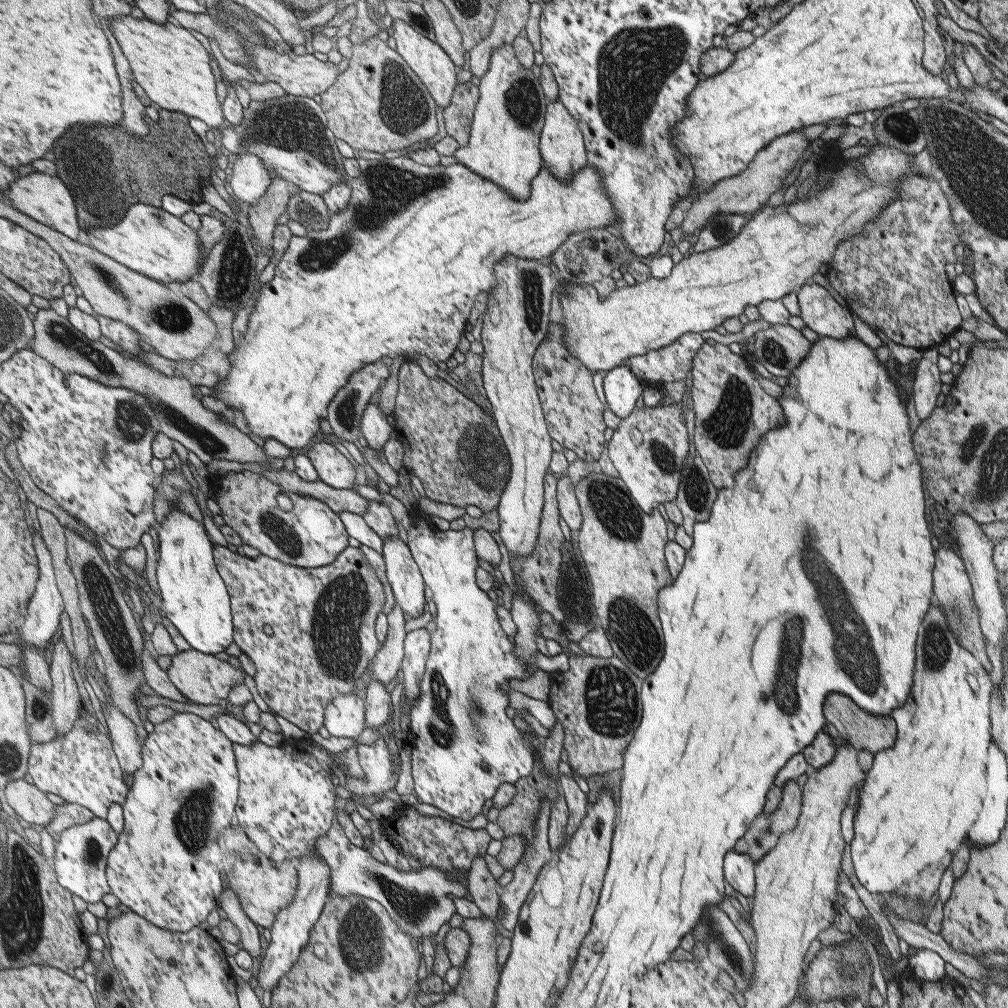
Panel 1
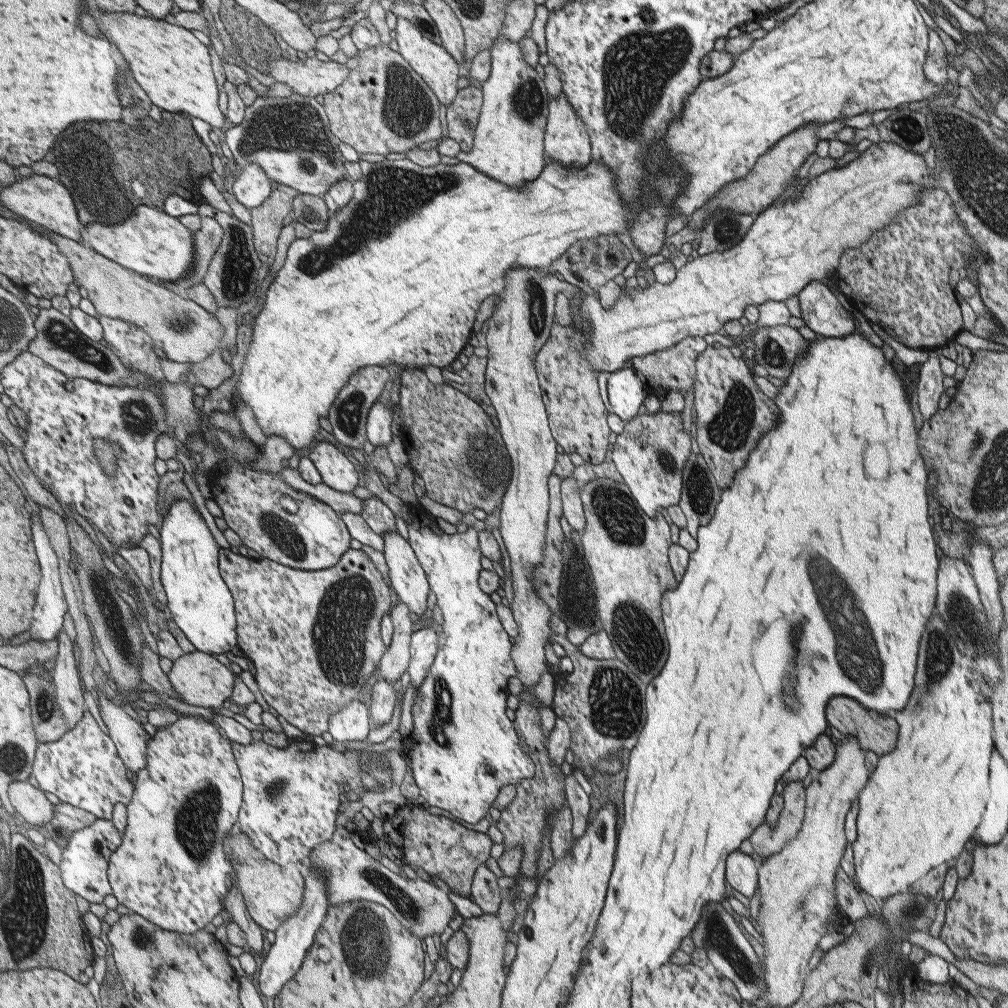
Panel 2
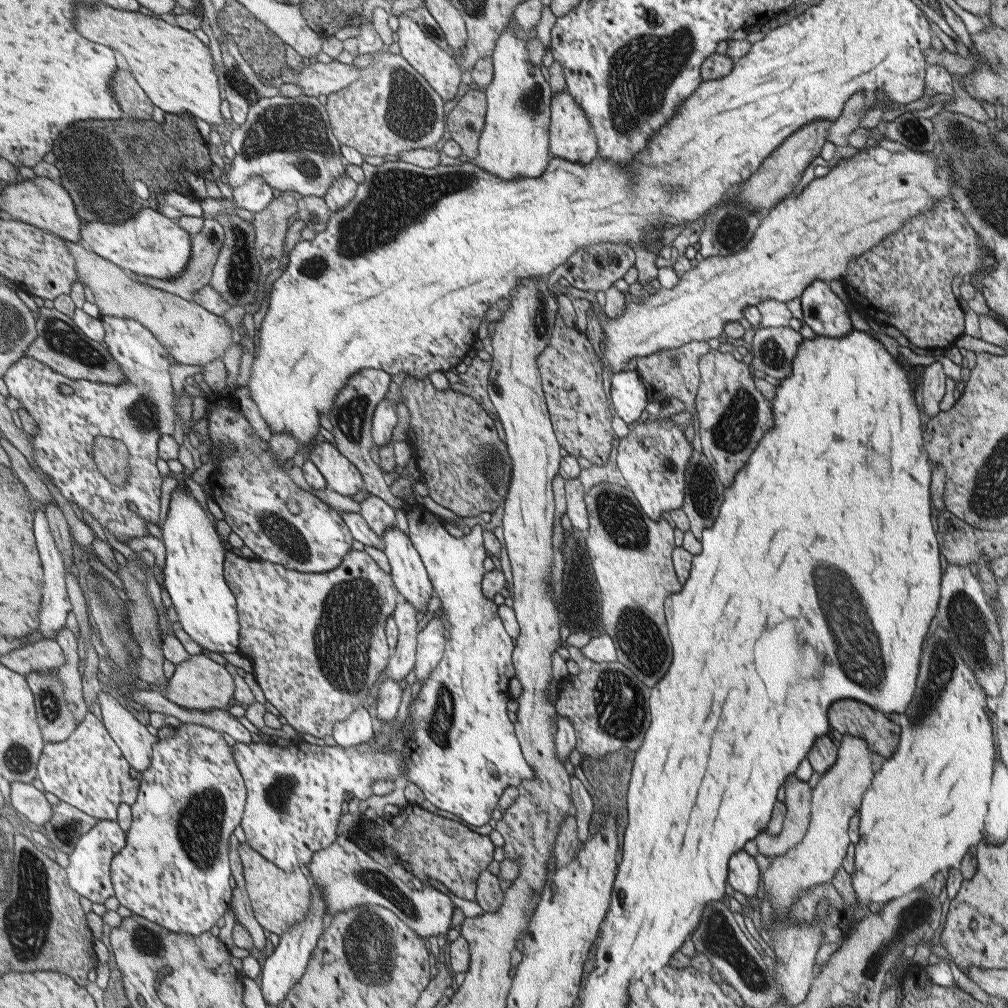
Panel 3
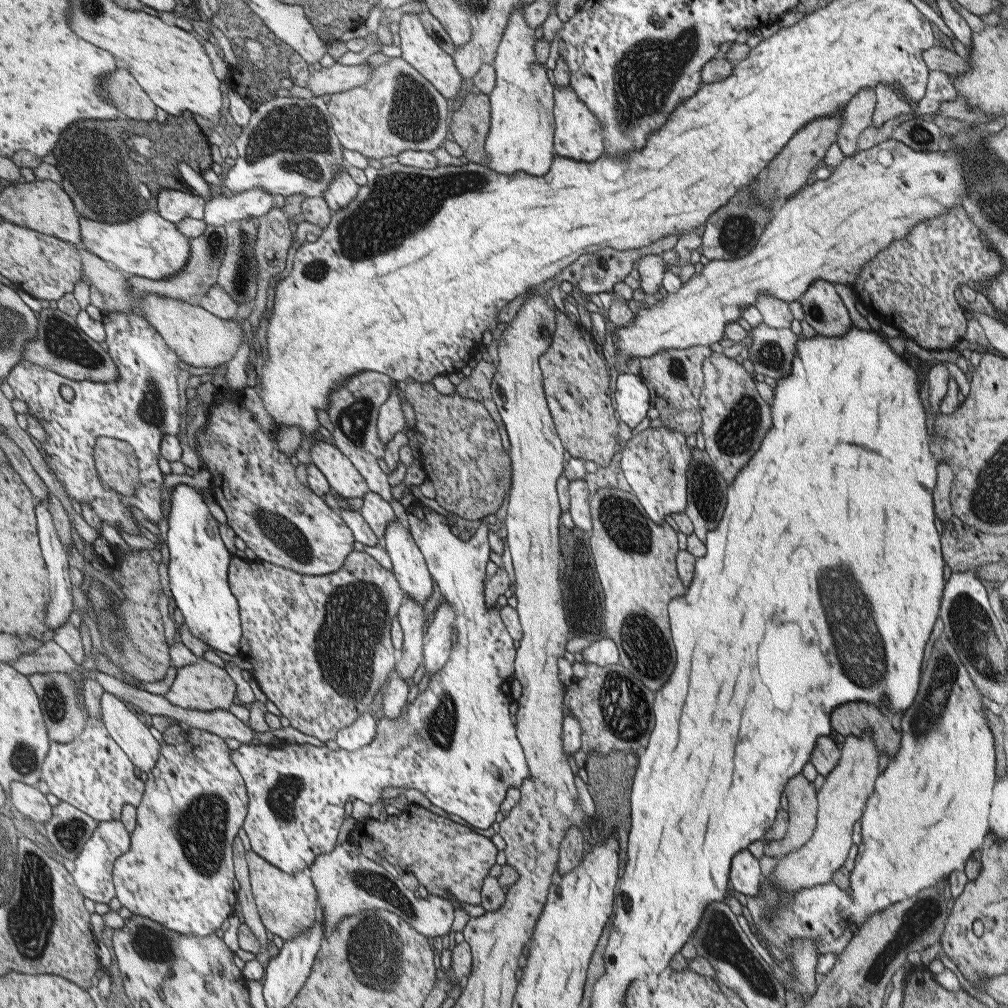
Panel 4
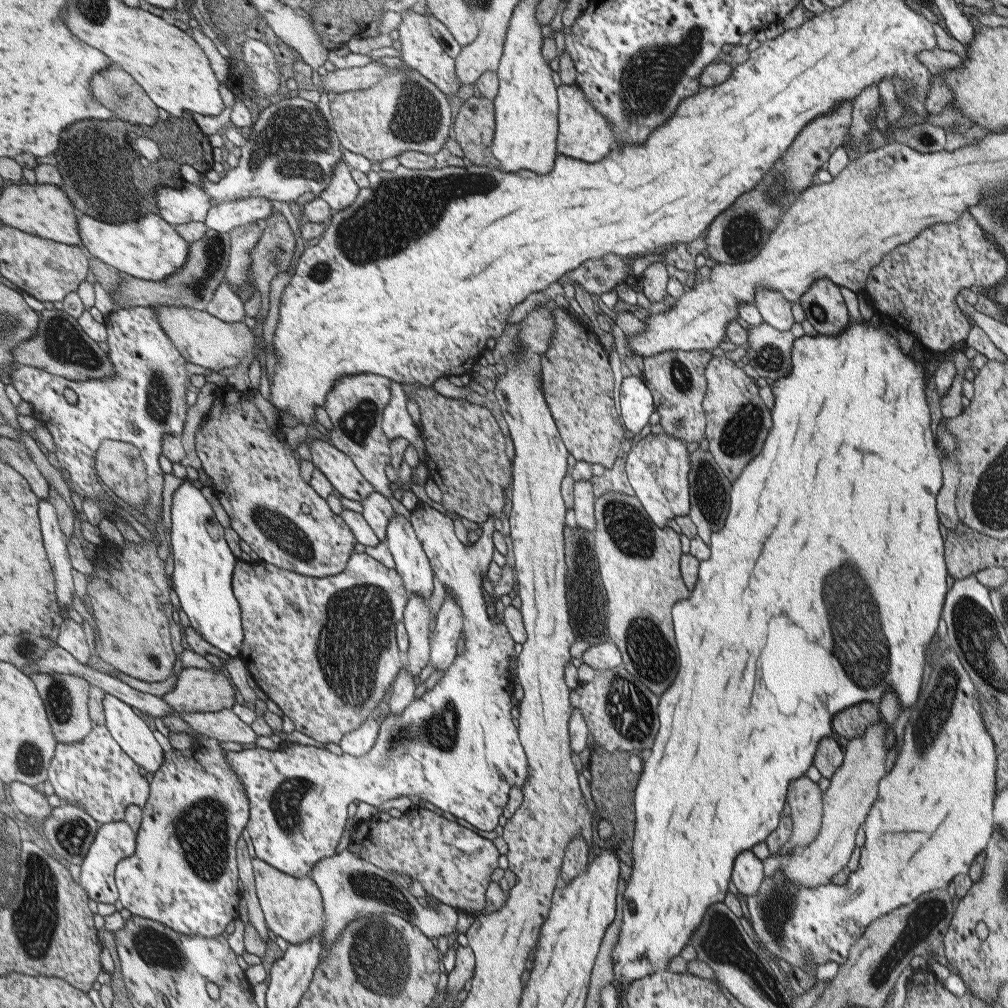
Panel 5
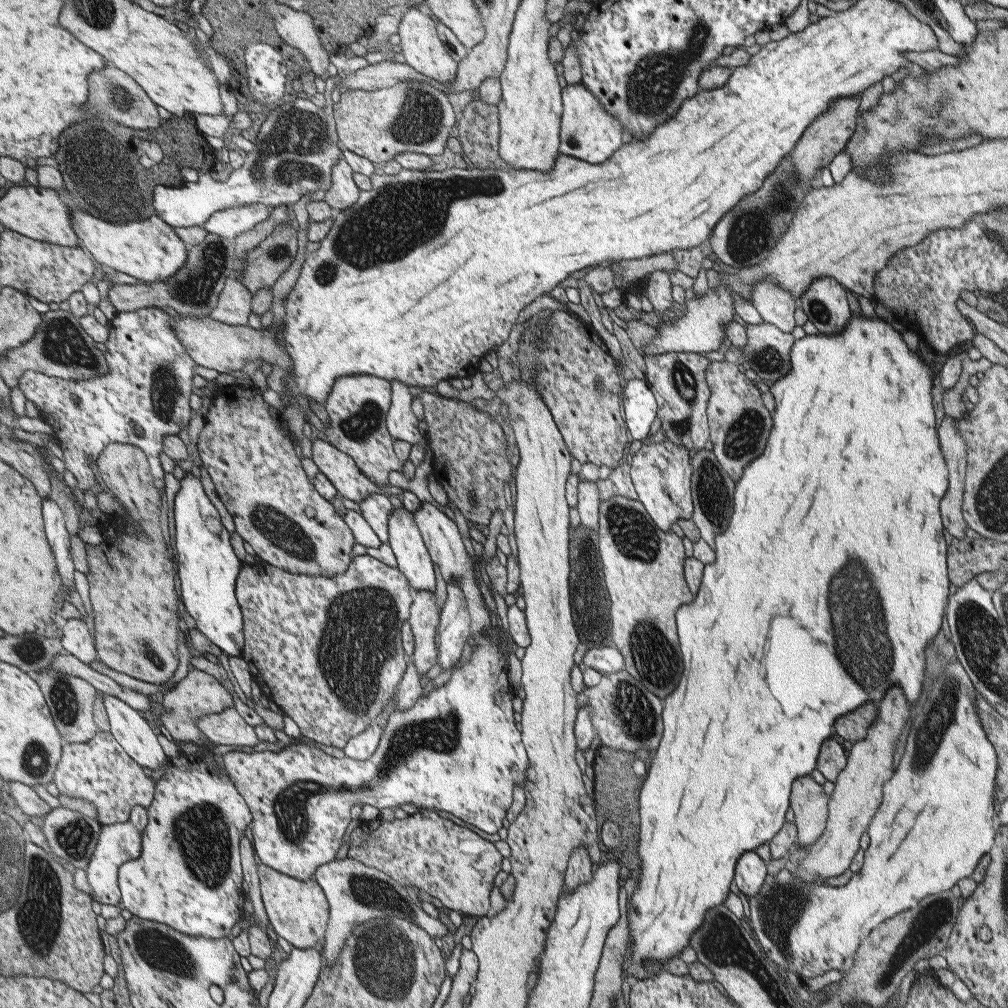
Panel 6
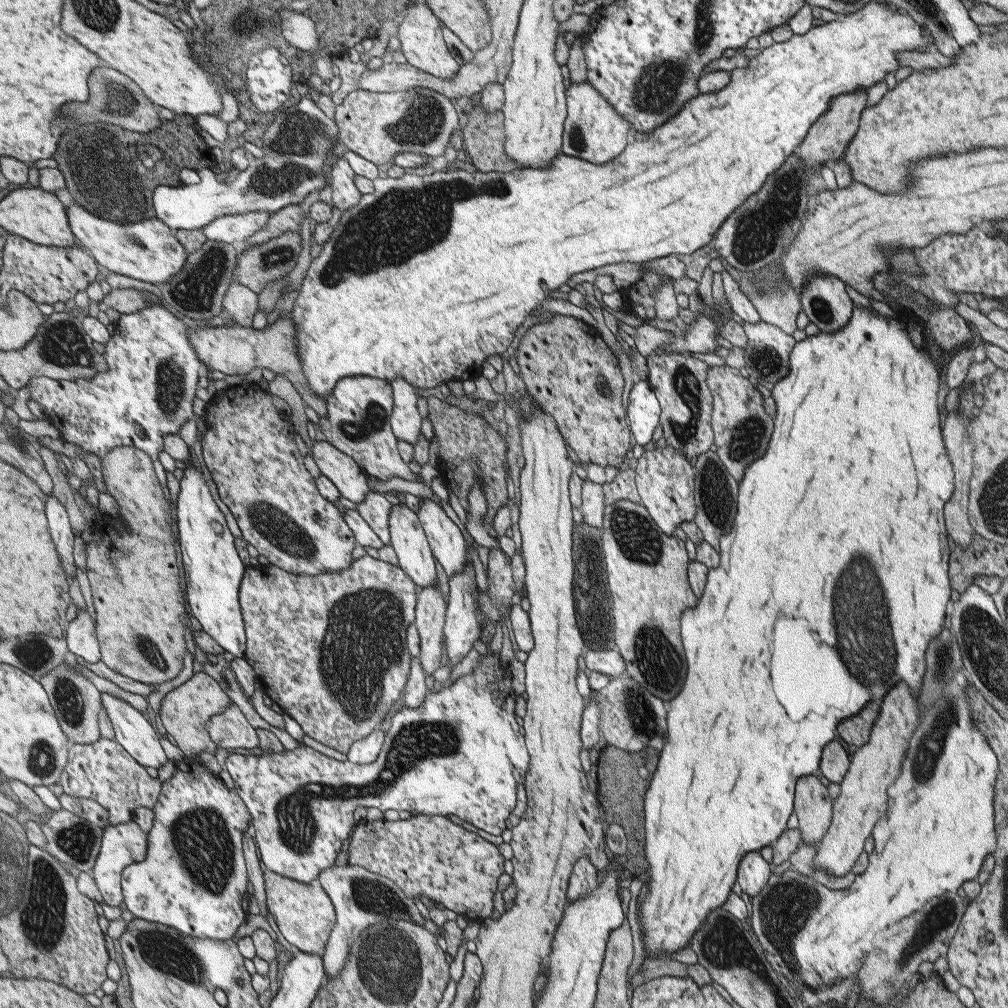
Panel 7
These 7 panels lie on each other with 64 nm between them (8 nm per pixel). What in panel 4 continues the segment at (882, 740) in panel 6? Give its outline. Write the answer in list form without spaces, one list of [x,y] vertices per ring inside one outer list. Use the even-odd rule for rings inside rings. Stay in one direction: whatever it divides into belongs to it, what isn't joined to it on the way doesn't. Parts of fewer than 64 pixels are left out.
[[[871,729],[859,737],[848,735],[840,747],[838,765],[828,774],[824,785],[818,790],[817,830],[814,831],[813,838],[796,851],[779,858],[774,871],[767,877],[774,886],[782,888],[790,896],[798,890],[826,884],[832,880],[832,874],[848,859],[850,847],[853,845],[854,823],[861,822],[866,803],[880,778],[878,767],[881,753],[876,748]]]

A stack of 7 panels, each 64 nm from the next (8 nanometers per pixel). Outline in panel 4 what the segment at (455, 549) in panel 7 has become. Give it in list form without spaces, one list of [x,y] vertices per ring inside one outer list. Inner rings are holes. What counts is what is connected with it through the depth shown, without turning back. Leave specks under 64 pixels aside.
[[[415,502],[410,507],[406,508],[408,513],[408,521],[410,523],[409,532],[412,539],[425,559],[428,571],[431,578],[434,578],[436,586],[440,588],[440,592],[443,596],[443,601],[448,602],[450,606],[454,606],[454,612],[456,612],[455,627],[455,639],[453,640],[452,651],[450,651],[450,659],[444,663],[442,669],[435,672],[428,681],[428,687],[424,692],[417,695],[413,703],[408,703],[404,706],[401,715],[398,718],[386,718],[383,717],[377,721],[376,736],[372,739],[370,744],[362,746],[362,748],[354,751],[340,748],[339,750],[332,750],[332,748],[314,746],[312,744],[298,744],[289,743],[285,748],[272,748],[269,745],[255,745],[248,746],[244,744],[242,748],[234,750],[234,760],[238,760],[238,768],[242,768],[242,774],[246,776],[248,784],[250,784],[250,820],[246,820],[246,831],[252,838],[252,844],[254,844],[254,850],[260,854],[260,856],[266,858],[266,860],[272,862],[272,864],[280,867],[282,870],[289,872],[290,874],[308,874],[310,868],[316,859],[324,853],[332,853],[338,846],[338,836],[340,836],[340,830],[344,826],[344,820],[346,820],[346,804],[353,800],[363,800],[366,804],[374,804],[382,799],[382,790],[385,787],[403,787],[404,789],[414,788],[420,790],[426,798],[438,808],[442,808],[445,812],[448,812],[450,816],[458,816],[458,820],[462,820],[462,824],[474,826],[474,828],[494,828],[494,824],[498,824],[498,820],[502,820],[502,812],[500,812],[500,803],[504,801],[506,793],[510,788],[520,788],[524,779],[531,778],[530,769],[528,766],[528,760],[526,760],[526,754],[523,752],[522,745],[516,736],[516,700],[510,693],[510,685],[514,684],[516,665],[514,661],[518,658],[518,640],[514,640],[508,632],[508,628],[504,628],[502,620],[500,620],[500,612],[498,608],[492,608],[488,610],[485,601],[485,580],[487,579],[486,566],[488,562],[494,560],[494,550],[490,548],[489,535],[490,528],[487,527],[487,522],[483,521],[481,524],[474,524],[474,528],[470,529],[470,536],[462,536],[462,540],[451,532],[452,521],[436,512],[433,512],[428,506]]]

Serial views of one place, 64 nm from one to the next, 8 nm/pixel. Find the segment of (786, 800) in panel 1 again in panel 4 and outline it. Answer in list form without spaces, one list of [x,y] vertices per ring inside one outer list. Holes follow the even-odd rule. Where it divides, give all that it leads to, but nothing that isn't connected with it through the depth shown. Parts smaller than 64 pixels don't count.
[[[794,776],[786,785],[788,830],[780,840],[764,842],[764,854],[781,858],[796,851],[813,838],[817,830],[818,791],[804,776]]]

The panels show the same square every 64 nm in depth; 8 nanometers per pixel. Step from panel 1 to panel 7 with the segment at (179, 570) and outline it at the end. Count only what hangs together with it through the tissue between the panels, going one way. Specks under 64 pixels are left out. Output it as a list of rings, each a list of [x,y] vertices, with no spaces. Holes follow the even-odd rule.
[[[192,460],[187,462],[178,500],[178,524],[190,606],[203,631],[208,632],[228,652],[245,658],[249,637],[241,594],[248,567],[238,554],[236,536],[226,522],[226,514],[216,504],[206,476],[195,468]]]

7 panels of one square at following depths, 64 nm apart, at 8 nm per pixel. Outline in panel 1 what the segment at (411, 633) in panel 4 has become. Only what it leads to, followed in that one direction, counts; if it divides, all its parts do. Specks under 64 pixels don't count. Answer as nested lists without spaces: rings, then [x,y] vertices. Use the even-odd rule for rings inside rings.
[[[395,605],[394,608],[387,614],[388,631],[386,639],[381,644],[382,648],[378,649],[378,654],[374,655],[374,659],[370,661],[372,668],[372,676],[374,681],[387,684],[397,676],[400,670],[400,663],[404,657],[404,638],[406,623],[404,610],[400,605]]]

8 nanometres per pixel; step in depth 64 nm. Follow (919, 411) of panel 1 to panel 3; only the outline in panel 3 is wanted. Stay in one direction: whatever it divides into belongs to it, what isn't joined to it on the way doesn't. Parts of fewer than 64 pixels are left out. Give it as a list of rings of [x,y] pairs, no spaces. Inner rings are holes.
[[[932,362],[930,366],[924,368],[920,394],[922,394],[922,408],[930,417],[935,417],[941,411],[939,404],[946,391],[946,377],[940,362]]]

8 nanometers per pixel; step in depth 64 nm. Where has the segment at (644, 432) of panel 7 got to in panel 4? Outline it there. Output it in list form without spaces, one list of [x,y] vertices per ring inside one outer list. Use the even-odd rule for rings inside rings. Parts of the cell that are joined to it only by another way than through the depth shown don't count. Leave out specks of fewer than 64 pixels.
[[[619,374],[616,380],[614,400],[619,420],[632,428],[632,435],[642,432],[654,424],[646,416],[652,406],[652,398],[649,388],[645,385],[640,374]]]

